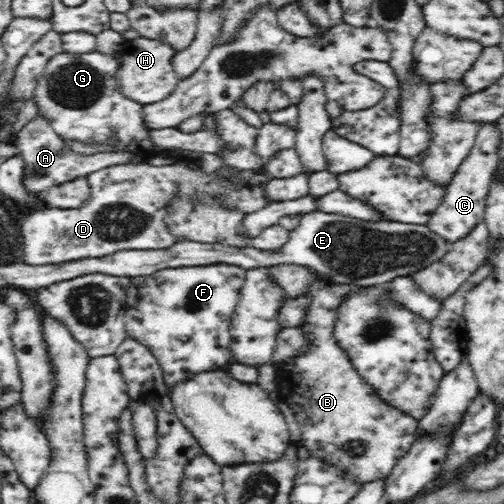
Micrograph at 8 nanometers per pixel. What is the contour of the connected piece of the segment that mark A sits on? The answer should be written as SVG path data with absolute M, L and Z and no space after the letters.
M39 114L39 116L28 122L20 132L15 135L14 145L19 155L24 159L24 187L28 193L43 195L51 186L62 184L75 178L85 177L91 172L114 165L127 165L132 160L130 152L102 152L94 155L80 155L66 149L64 140L56 134L50 123Z

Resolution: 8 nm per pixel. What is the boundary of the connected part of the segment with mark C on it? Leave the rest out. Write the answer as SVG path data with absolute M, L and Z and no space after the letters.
M483 123L476 136L474 147L446 185L441 204L426 224L433 233L440 235L448 242L456 242L468 236L472 228L478 226L480 222L485 222L487 194L491 187L493 172L497 170L499 164L498 146L500 146L500 131L496 128L496 123Z

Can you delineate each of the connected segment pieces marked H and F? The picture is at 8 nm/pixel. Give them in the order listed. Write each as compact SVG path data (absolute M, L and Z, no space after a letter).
M137 37L133 40L126 40L124 46L117 52L120 70L120 92L124 97L142 106L155 104L165 100L176 90L179 81L174 73L171 58L176 54L175 50L159 40L150 40L144 37Z
M218 263L208 266L165 268L148 276L127 280L127 300L124 305L127 338L144 344L144 347L157 358L169 394L176 383L191 379L196 373L216 371L230 360L232 339L229 326L245 278L246 269L234 264Z

